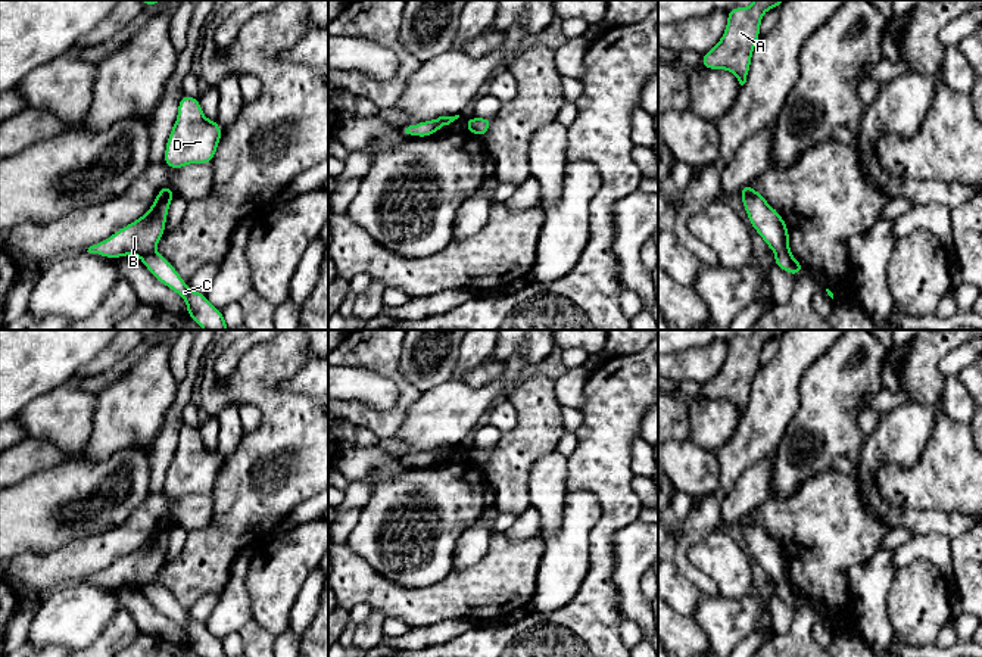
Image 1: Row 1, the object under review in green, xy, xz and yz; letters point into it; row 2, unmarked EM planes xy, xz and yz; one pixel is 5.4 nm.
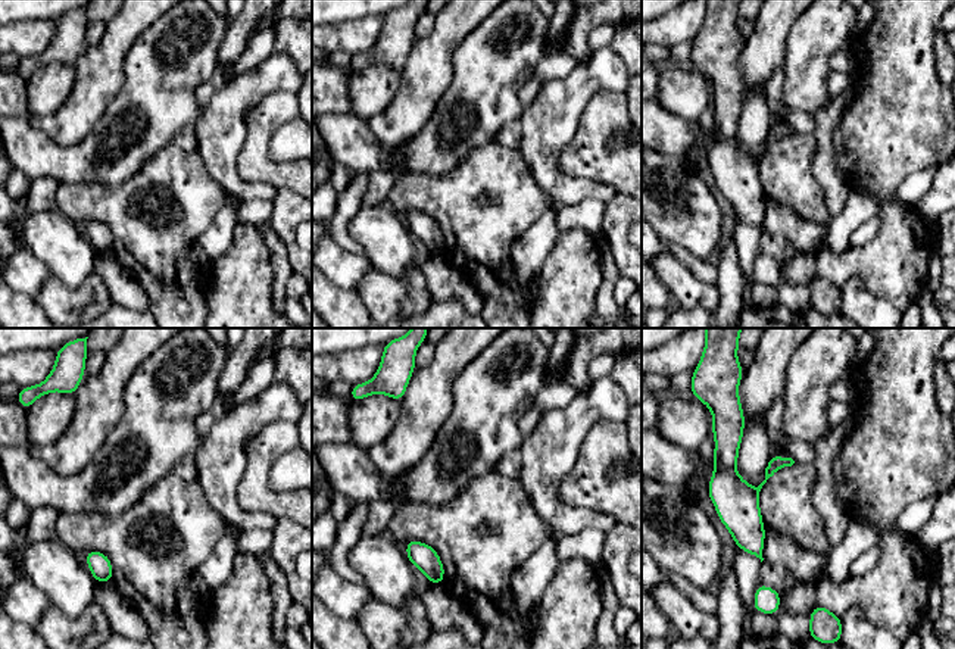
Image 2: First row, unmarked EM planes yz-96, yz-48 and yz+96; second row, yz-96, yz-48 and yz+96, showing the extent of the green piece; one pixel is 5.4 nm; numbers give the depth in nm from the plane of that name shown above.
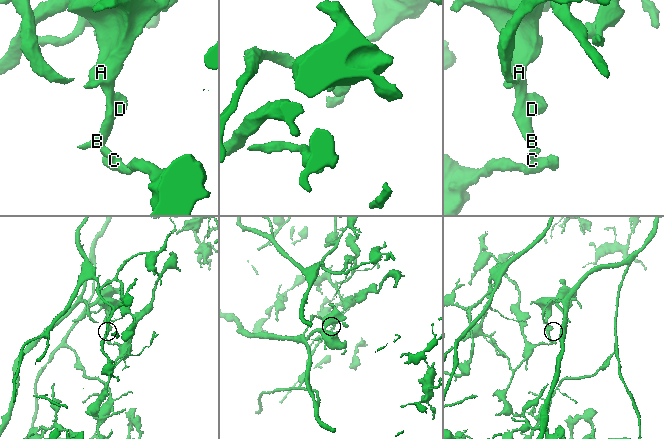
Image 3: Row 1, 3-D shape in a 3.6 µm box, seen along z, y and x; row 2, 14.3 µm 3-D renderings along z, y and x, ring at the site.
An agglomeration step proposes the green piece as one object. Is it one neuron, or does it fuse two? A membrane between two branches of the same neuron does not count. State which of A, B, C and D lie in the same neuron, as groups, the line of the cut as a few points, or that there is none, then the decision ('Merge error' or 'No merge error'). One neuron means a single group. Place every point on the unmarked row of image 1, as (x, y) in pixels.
Groups: A B D / C. Split along xy (152, 581), (140, 587). Merge error

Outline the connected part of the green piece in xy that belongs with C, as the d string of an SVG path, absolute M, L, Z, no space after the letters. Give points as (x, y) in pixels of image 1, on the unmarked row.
M150 582L140 586L140 589L159 613L186 630L187 645L196 654L200 657L228 657L222 641L215 638L205 623L191 620L162 583Z

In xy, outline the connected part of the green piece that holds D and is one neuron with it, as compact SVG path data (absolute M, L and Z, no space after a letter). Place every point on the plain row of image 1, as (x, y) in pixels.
M183 424L178 446L166 471L163 491L169 499L190 493L211 495L224 461L216 448L208 451L197 427Z

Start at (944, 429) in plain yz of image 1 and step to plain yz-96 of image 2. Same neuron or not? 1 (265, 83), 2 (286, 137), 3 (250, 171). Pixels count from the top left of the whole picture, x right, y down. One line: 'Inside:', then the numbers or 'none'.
Inside: 3

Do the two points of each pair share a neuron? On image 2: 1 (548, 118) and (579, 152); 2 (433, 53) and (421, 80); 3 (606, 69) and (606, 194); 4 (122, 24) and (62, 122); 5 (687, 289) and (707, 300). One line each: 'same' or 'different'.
1: different
2: same
3: same
4: same
5: same

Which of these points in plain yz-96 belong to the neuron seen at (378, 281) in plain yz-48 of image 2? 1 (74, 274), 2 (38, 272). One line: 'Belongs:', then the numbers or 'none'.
Belongs: none

